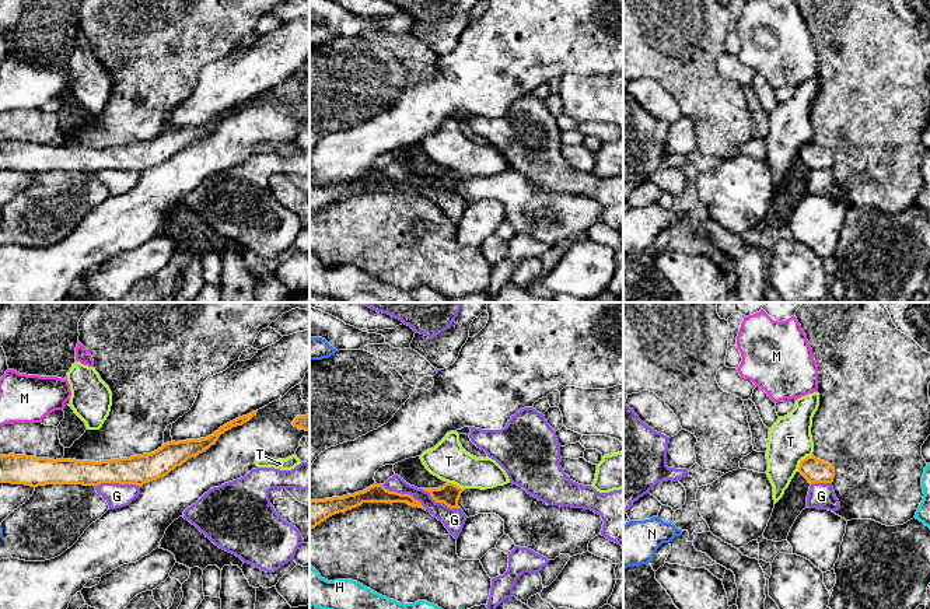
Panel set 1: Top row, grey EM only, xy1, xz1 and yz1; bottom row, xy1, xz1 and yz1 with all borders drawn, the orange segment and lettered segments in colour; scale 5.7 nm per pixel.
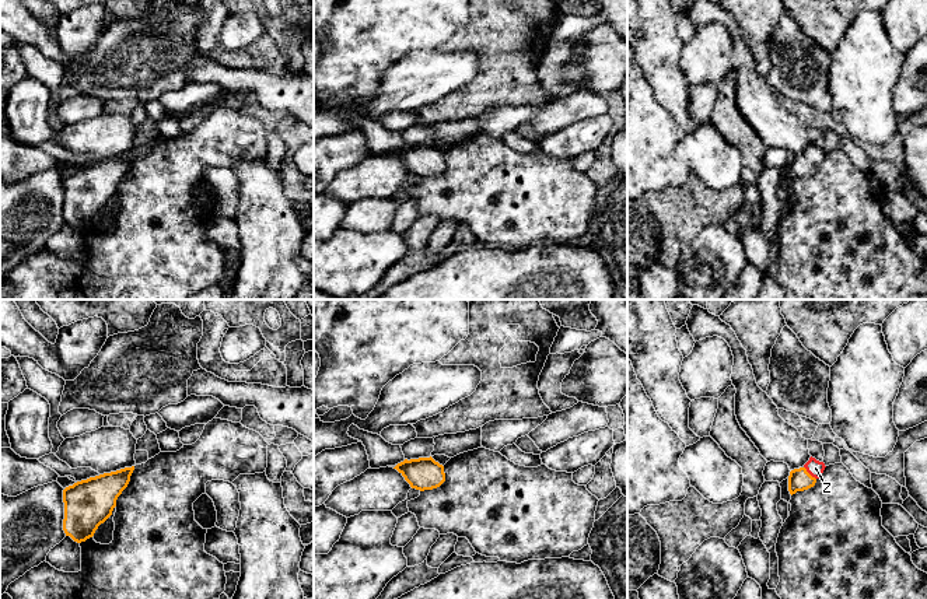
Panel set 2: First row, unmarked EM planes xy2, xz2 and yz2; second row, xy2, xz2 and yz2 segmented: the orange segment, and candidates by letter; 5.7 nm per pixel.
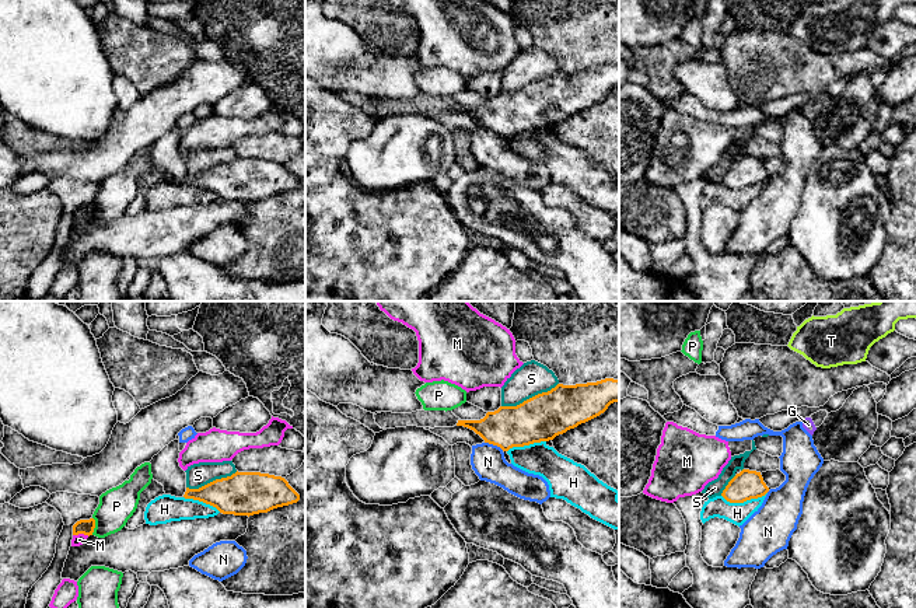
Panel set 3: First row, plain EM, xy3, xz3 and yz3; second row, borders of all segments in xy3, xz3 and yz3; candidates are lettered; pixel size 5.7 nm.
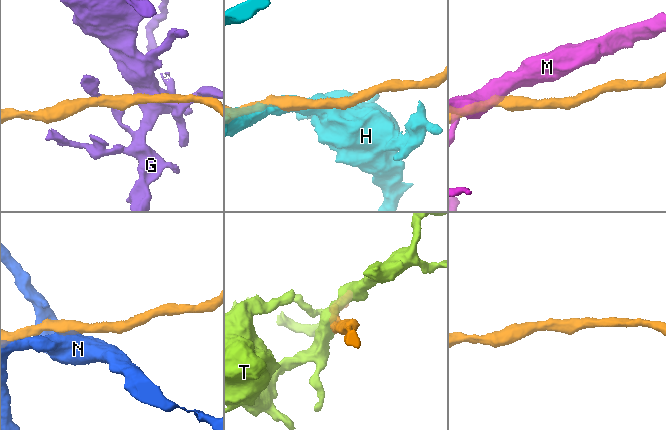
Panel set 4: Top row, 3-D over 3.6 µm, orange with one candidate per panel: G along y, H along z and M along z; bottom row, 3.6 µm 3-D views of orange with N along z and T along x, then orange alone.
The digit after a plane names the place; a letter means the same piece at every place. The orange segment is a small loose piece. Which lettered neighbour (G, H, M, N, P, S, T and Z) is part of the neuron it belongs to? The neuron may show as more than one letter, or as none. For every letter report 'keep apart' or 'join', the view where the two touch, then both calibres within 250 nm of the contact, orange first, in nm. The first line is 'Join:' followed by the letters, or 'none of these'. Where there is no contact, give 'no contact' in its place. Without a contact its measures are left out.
Join: Z
G: keep apart; meets orange in xy1; 180 nm thick on the orange side, 140 nm on the other
H: keep apart; meets orange in yz3; 170 nm thick on the orange side, 130 nm on the other
M: keep apart; meets orange in xy3; 90 nm thick on the orange side, 70 nm on the other
N: keep apart; meets orange in xz3; 240 nm thick on the orange side, 200 nm on the other
P: keep apart; meets orange in xy3; 90 nm thick on the orange side, 200 nm on the other
S: keep apart; meets orange in xz3; 260 nm thick on the orange side, 190 nm on the other
T: keep apart; meets orange in yz1; 140 nm thick on the orange side, 260 nm on the other
Z: join; meets orange in yz2; 130 nm thick on the orange side, 90 nm on the other

